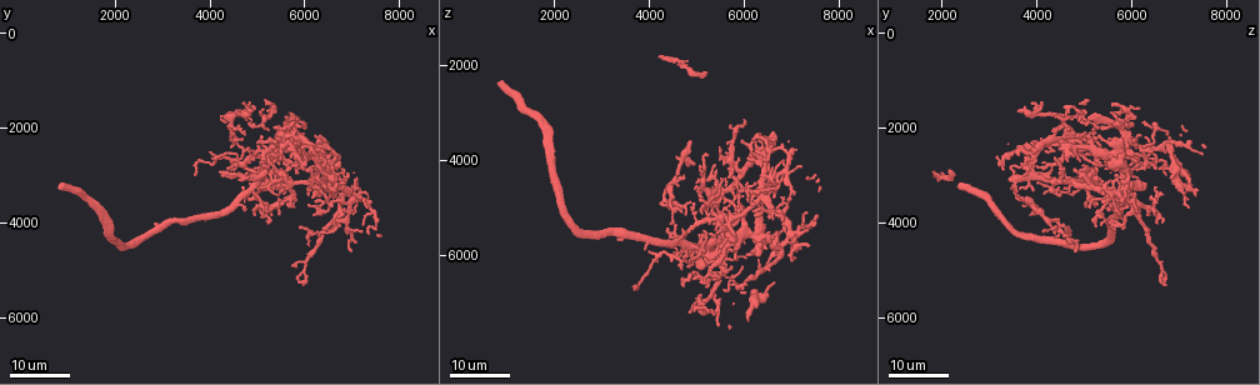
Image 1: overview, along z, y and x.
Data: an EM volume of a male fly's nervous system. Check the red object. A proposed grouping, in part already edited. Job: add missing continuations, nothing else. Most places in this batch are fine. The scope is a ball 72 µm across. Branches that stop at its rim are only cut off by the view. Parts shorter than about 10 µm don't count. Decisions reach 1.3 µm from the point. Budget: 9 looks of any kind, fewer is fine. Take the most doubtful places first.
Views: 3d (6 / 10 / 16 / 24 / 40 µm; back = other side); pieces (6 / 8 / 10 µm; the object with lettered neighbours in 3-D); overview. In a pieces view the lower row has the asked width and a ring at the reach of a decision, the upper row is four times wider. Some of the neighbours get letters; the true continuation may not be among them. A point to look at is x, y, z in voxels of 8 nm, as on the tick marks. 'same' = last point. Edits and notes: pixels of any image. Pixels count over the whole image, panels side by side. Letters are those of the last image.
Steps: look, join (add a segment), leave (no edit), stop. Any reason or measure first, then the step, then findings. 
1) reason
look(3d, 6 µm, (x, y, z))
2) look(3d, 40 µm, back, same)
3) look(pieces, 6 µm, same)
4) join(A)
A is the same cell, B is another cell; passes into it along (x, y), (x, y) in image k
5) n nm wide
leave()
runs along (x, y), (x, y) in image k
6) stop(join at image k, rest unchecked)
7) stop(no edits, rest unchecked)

an open end
look(3d, 16 µm, (6150, 3150, 6050))

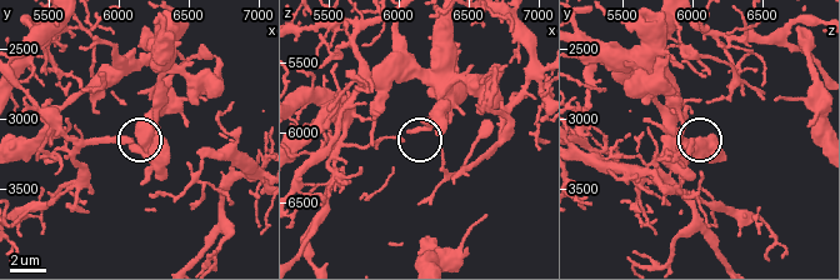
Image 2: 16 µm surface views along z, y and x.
look(3d, 10 µm, (6080, 3140, 5980))

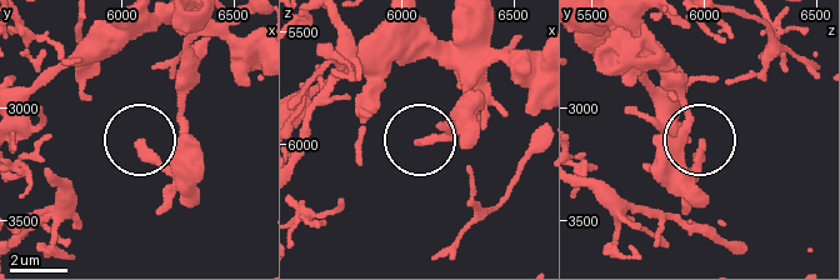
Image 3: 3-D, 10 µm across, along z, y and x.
look(pieces, 6 µm, (6080, 3160, 6000))

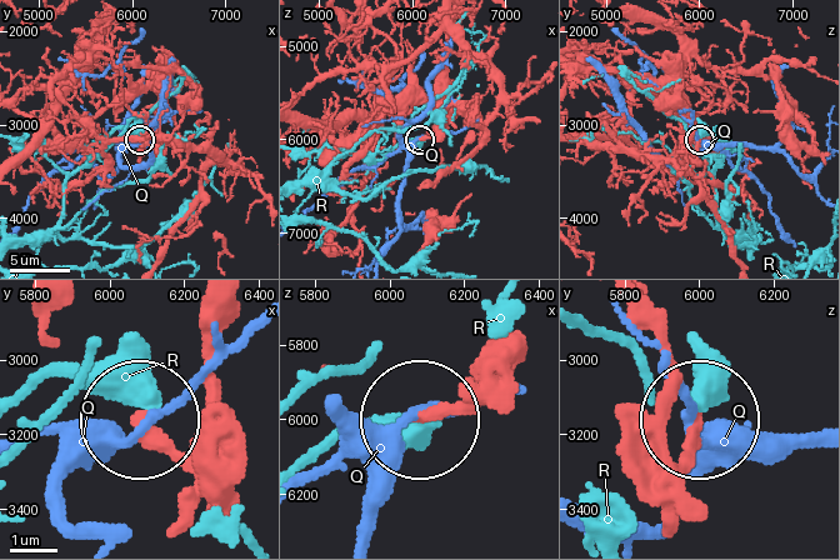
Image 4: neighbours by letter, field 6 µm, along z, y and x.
leave()
Q and R are other cells; no lettered segment goes on from it

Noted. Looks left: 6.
tapers out
look(3d, 16 µm, (5500, 2650, 3800))

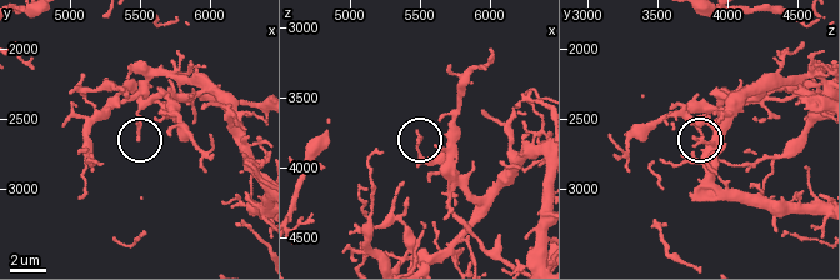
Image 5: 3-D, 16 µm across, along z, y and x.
see the neighbours
look(pieces, 8 µm, (5500, 2640, 3800))

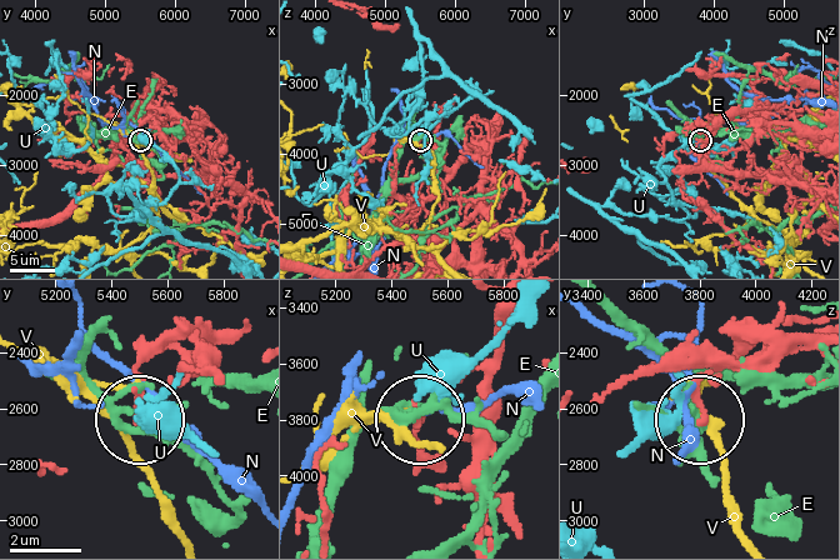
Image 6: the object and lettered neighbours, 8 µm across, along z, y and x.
leave()
E, N, U and V are other cells; none of them fits

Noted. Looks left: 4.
an open end
look(3d, 16 µm, (6100, 3450, 7300))

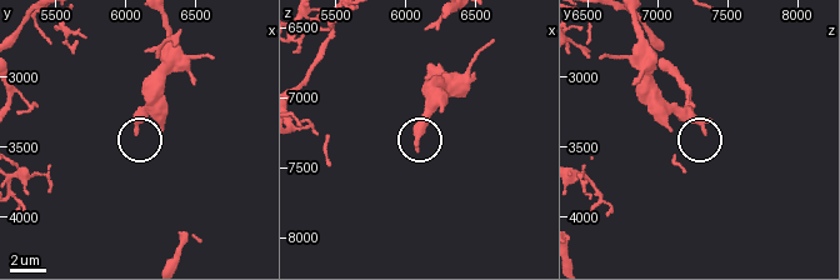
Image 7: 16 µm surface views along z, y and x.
look(pieces, 8 µm, (6080, 3400, 7340))

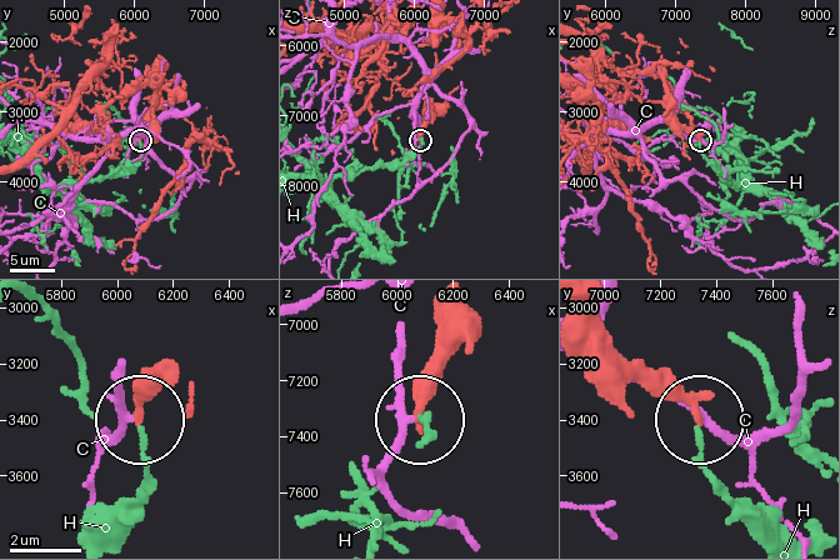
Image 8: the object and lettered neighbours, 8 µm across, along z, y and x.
leave()
C and H are other cells; no lettered segment goes on from it

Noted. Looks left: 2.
branch stops here
look(3d, 24 µm, (4400, 2850, 5500))

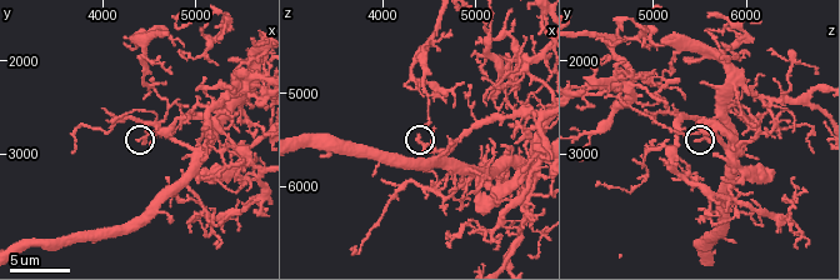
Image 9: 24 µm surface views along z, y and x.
look(pieces, 8 µm, (4400, 2850, 5500))

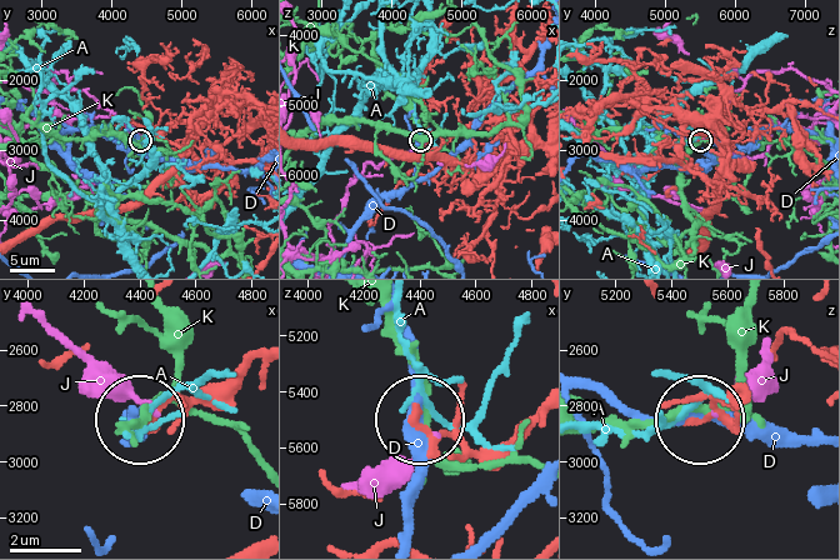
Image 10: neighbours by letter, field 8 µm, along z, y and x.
leave()
A, D, J and K are other cells; runs along (536, 414), (483, 450), (423, 426) in image 10; none of them fits

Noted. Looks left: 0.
stop(no edits, rest unchecked)

